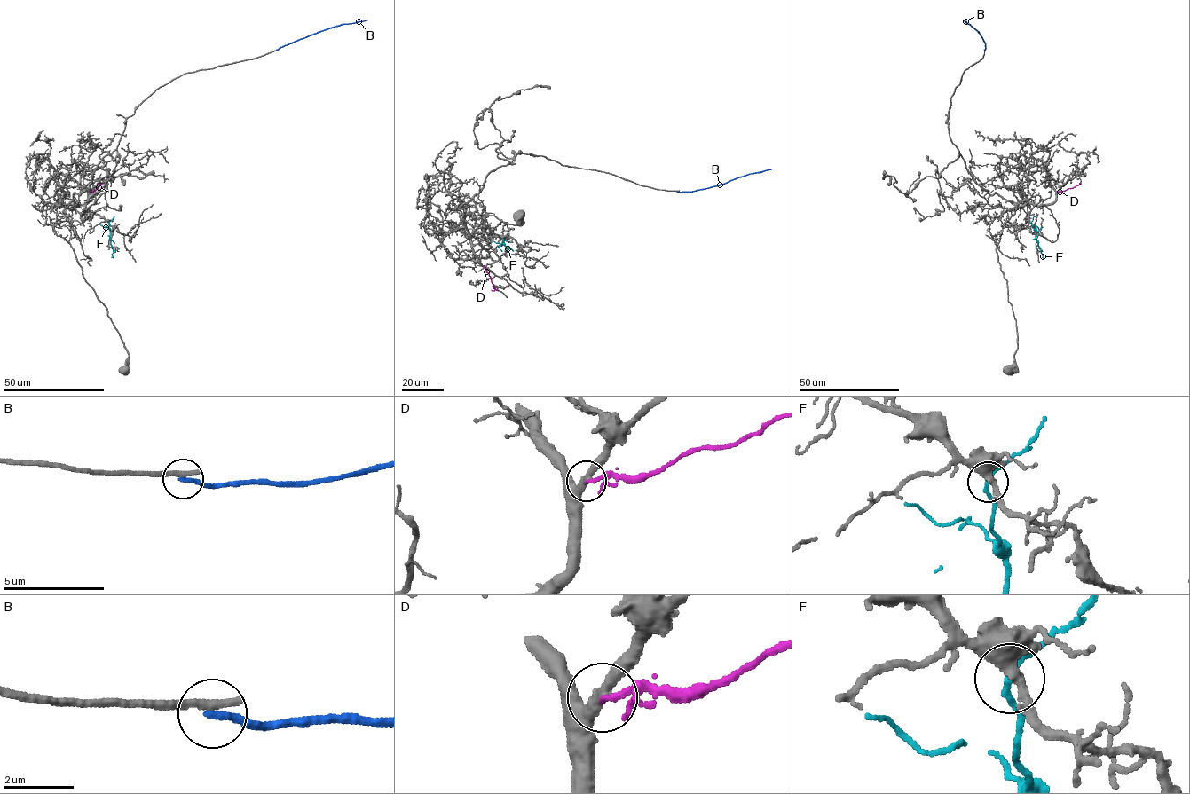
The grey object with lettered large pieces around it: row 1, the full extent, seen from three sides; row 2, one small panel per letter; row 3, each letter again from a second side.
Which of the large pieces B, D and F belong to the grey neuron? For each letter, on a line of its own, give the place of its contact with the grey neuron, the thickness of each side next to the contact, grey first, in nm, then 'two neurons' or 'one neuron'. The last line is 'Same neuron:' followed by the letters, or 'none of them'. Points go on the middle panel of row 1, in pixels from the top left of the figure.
B: contact (677, 191); calibres 280 and 240 nm; two neurons
D: contact (484, 266); calibres 320 and 130 nm; two neurons
F: contact (502, 239); calibres 320 and 160 nm; one neuron
Same neuron: F

